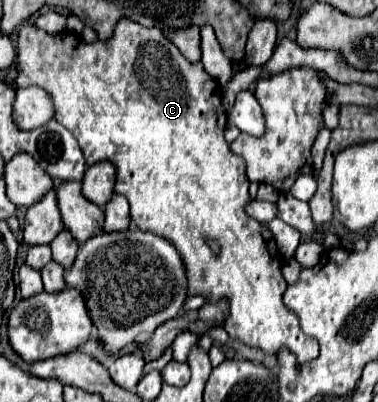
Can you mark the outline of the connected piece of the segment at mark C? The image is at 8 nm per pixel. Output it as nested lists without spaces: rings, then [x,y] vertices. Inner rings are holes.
[[[122,19],[116,23],[114,27],[114,33],[110,39],[106,41],[96,41],[96,43],[86,43],[82,41],[80,37],[76,35],[70,35],[70,33],[46,33],[34,25],[22,25],[20,33],[18,33],[20,41],[18,41],[18,51],[20,51],[20,57],[16,57],[18,61],[18,77],[16,77],[16,85],[18,87],[30,87],[30,85],[38,85],[38,87],[44,87],[46,91],[50,91],[52,99],[54,99],[54,107],[56,107],[56,121],[62,123],[72,135],[74,139],[78,141],[78,145],[82,147],[82,153],[86,155],[86,163],[92,165],[92,163],[98,163],[98,161],[112,161],[116,165],[116,171],[118,171],[118,183],[114,187],[116,193],[124,195],[130,203],[130,217],[132,221],[142,229],[142,231],[152,231],[164,239],[168,239],[176,251],[180,253],[182,257],[182,263],[184,263],[184,271],[186,271],[186,279],[188,279],[188,293],[190,295],[202,295],[206,299],[206,303],[218,303],[218,301],[228,301],[230,305],[230,311],[228,311],[228,317],[224,319],[222,323],[222,329],[232,337],[232,339],[238,339],[240,343],[244,345],[250,345],[250,347],[256,347],[256,349],[262,349],[264,353],[270,353],[270,355],[276,355],[280,349],[290,349],[299,364],[307,363],[310,360],[318,357],[318,341],[304,335],[298,327],[298,317],[288,311],[282,303],[282,295],[286,291],[286,279],[282,275],[282,267],[284,267],[284,261],[282,261],[282,255],[276,247],[276,241],[274,241],[274,235],[272,231],[258,223],[256,219],[252,219],[248,213],[246,213],[246,205],[252,201],[250,193],[248,193],[248,177],[244,173],[244,163],[242,163],[242,157],[236,157],[232,155],[230,151],[230,145],[226,143],[224,139],[224,127],[226,127],[226,111],[222,109],[220,105],[220,87],[218,87],[218,93],[216,93],[216,85],[214,79],[210,79],[210,75],[206,73],[206,69],[202,67],[202,61],[196,61],[196,63],[190,63],[182,53],[180,49],[156,27],[142,27],[140,23],[134,23],[132,19]],[[208,241],[216,241],[218,243],[218,251],[214,251]]]

